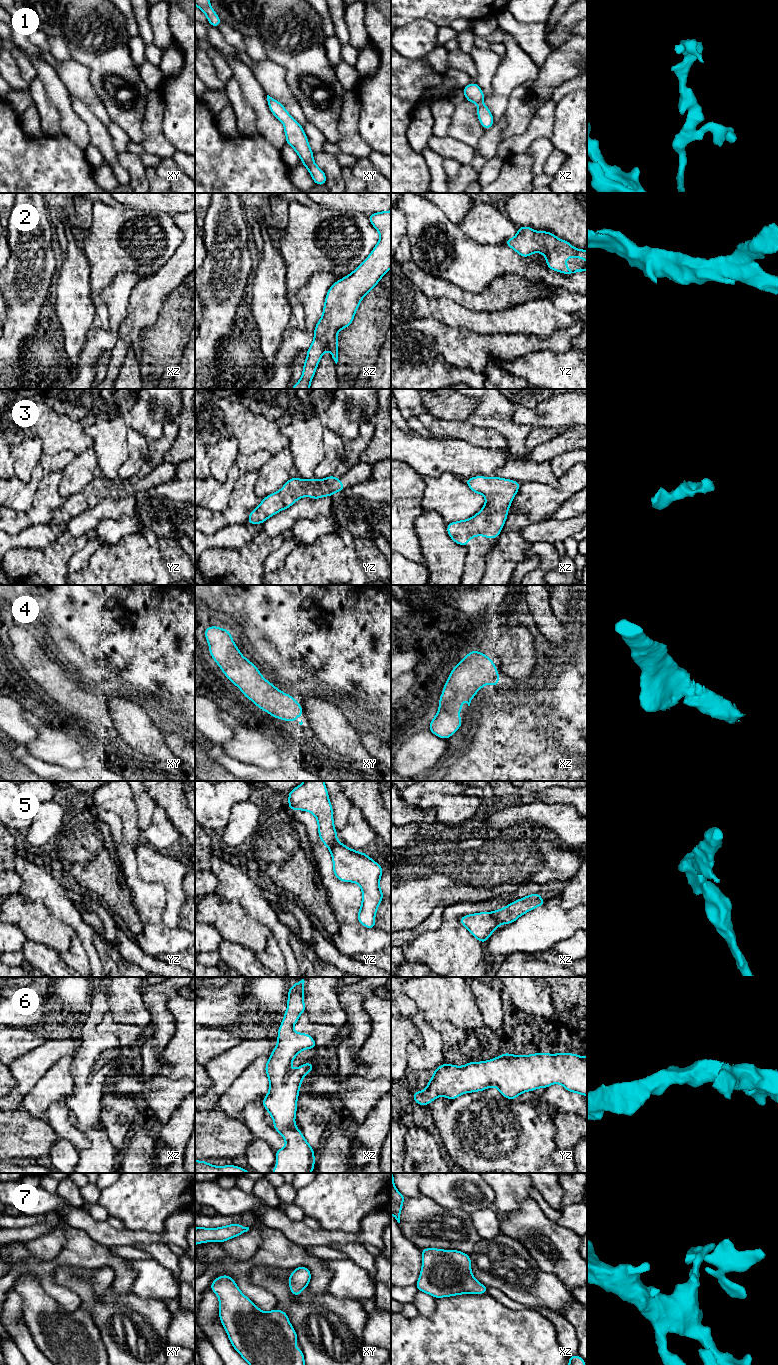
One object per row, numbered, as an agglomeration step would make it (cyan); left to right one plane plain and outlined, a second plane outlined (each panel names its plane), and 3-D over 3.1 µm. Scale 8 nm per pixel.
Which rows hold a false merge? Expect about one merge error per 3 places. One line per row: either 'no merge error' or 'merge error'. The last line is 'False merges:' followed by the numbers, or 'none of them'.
1: no merge error
2: no merge error
3: no merge error
4: no merge error
5: merge error
6: no merge error
7: no merge error
False merges: 5

